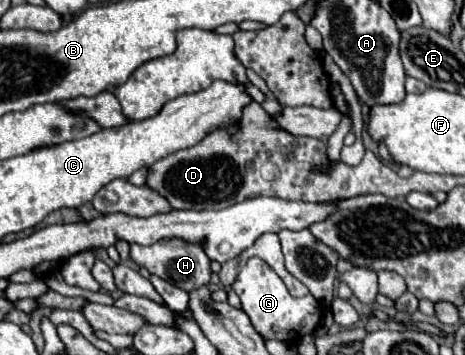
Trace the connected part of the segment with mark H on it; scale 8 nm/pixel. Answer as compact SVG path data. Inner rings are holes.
M163 239L163 241L157 241L157 243L149 245L149 247L131 243L131 259L137 265L145 267L149 273L159 275L161 279L173 283L175 287L179 287L183 291L191 291L195 287L207 285L209 283L209 277L211 277L211 267L209 267L211 261L205 255L203 247L201 245L187 243L183 239Z

